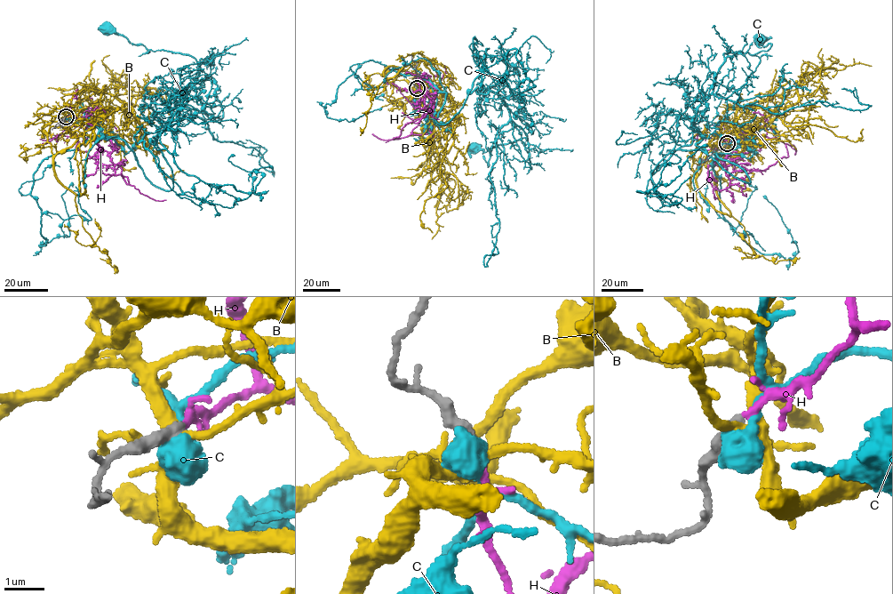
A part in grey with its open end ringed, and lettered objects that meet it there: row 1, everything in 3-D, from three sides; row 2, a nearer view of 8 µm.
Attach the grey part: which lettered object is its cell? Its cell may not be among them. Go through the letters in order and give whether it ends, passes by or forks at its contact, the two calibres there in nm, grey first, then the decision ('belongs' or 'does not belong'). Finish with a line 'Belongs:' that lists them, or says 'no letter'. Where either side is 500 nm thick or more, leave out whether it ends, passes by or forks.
B: it forks | 340/280 nm | does not belong
C: it passes by | 400/480 nm | does not belong
H: it passes by | 320/110 nm | belongs
Belongs: H

